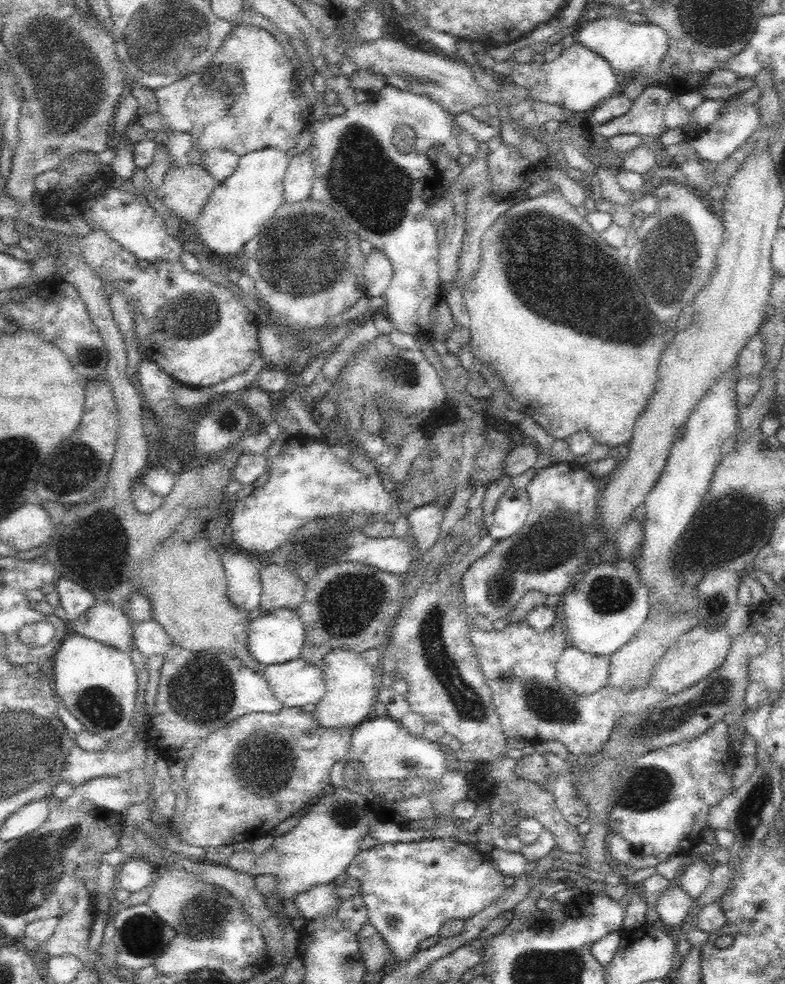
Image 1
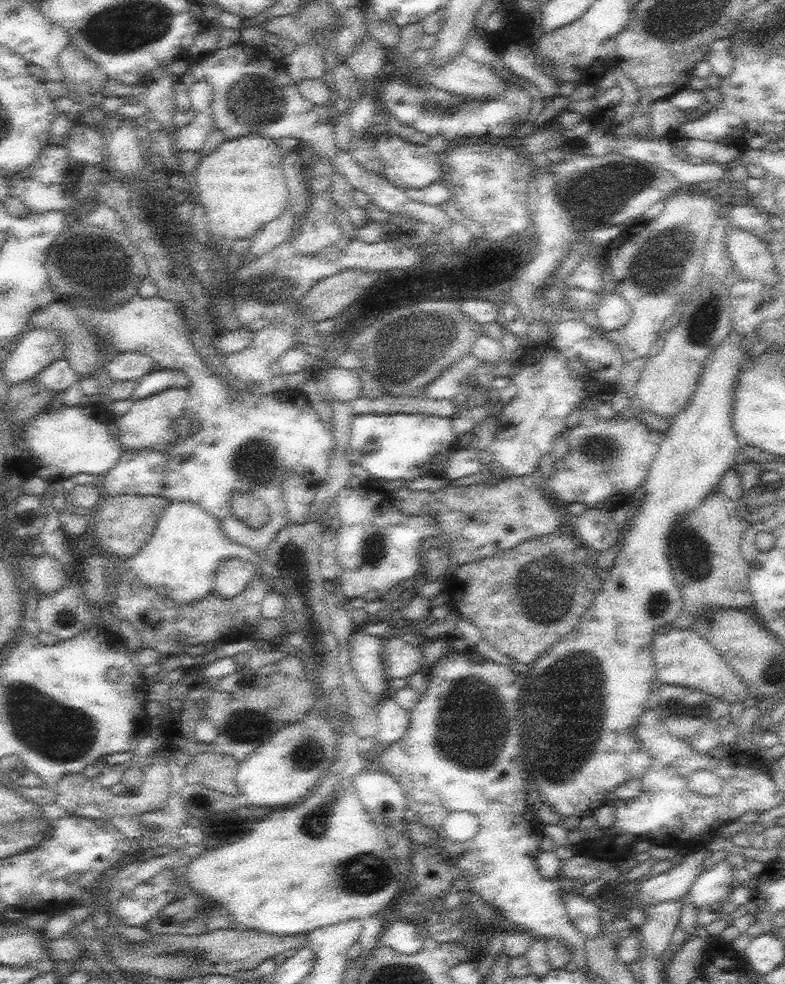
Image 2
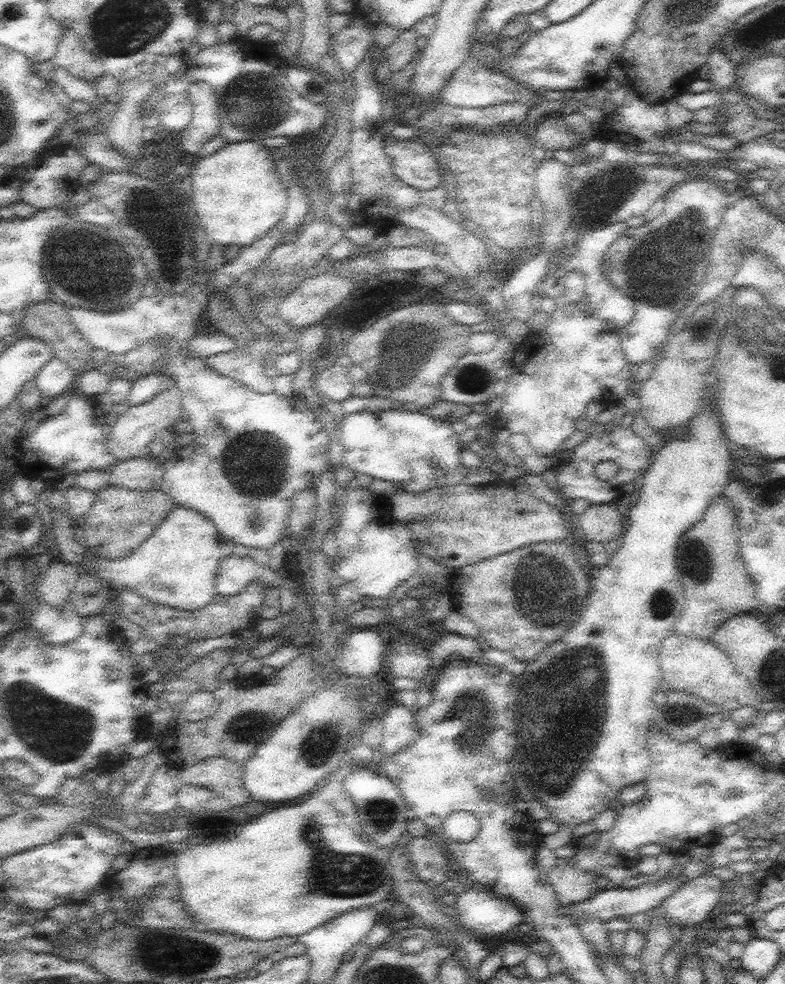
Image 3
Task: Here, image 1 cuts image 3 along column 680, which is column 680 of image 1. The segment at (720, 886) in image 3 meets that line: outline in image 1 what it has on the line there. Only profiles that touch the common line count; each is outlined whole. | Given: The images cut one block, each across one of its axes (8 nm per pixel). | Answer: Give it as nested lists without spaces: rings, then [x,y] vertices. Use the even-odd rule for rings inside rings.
[[[672,883],[658,898],[656,910],[663,927],[681,926],[690,911],[693,899],[676,883]]]

